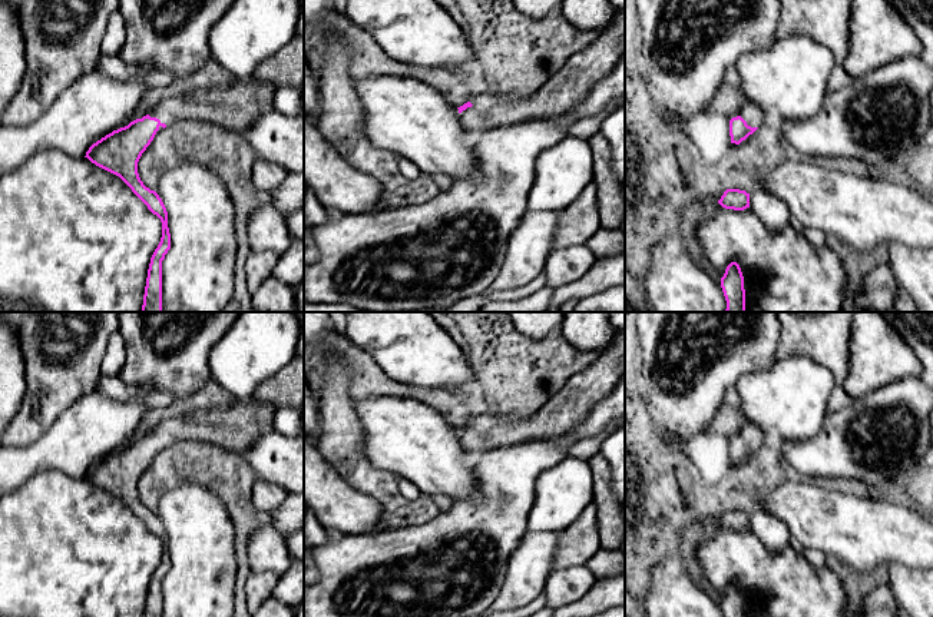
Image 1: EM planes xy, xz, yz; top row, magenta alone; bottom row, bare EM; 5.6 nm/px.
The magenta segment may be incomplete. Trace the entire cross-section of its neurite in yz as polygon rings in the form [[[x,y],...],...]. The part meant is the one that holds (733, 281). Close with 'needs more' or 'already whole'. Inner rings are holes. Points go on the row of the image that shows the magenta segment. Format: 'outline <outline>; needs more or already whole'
outline [[[737,262],[727,266],[721,288],[727,301],[725,312],[745,312],[744,276]]]; already whole

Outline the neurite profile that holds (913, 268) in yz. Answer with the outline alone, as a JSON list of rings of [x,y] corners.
[[[900,242],[887,245],[889,265],[919,312],[933,312],[933,248],[914,249]]]

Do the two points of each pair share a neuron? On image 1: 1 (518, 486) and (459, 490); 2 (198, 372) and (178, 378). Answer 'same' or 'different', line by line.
1: different
2: same

